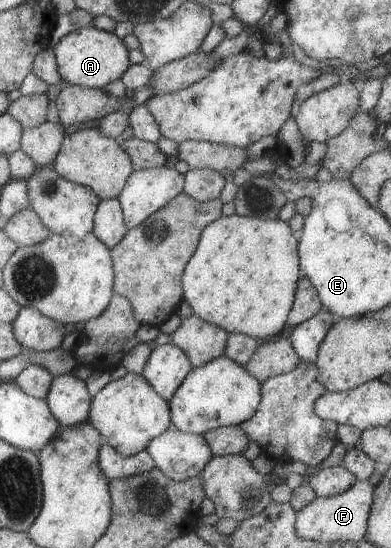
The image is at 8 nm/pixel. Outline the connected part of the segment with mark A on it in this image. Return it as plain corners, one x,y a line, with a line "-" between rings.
87,25
67,33
52,49
57,63
57,73
66,84
99,89
117,81
129,67
129,55
123,41
113,33

